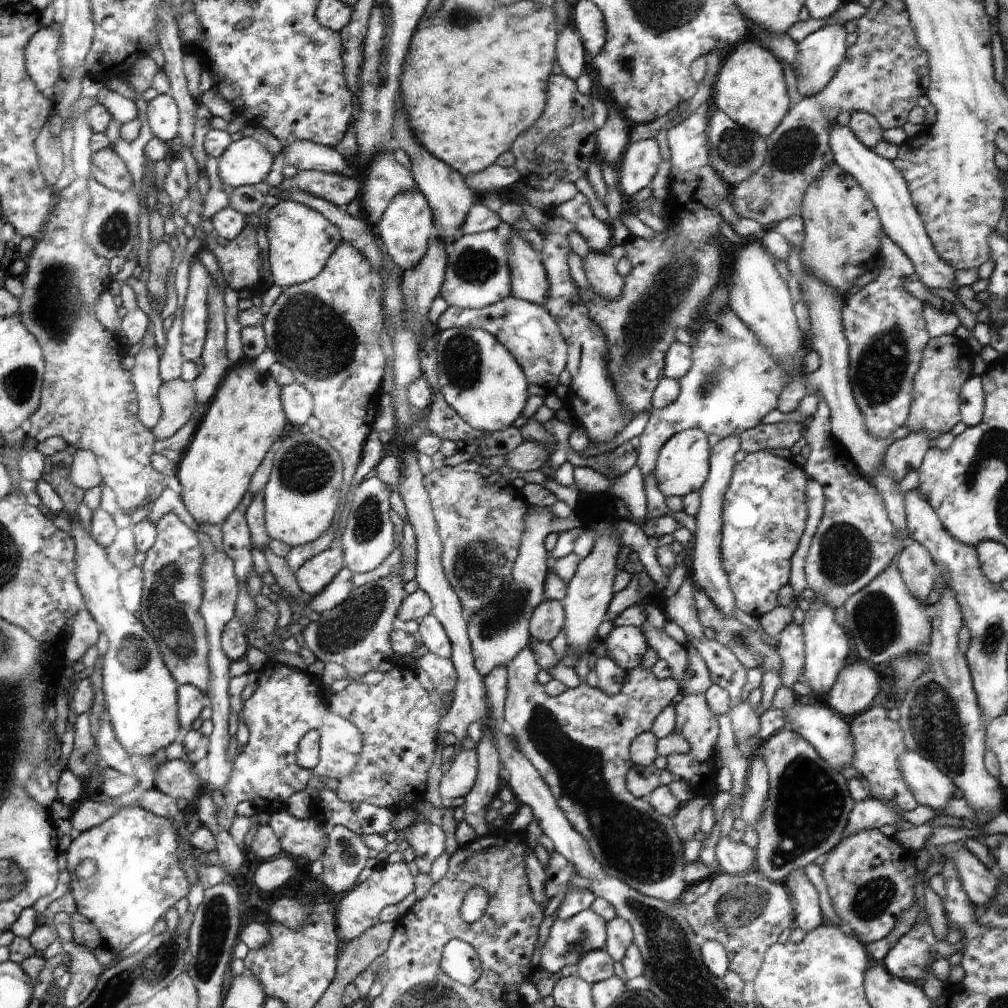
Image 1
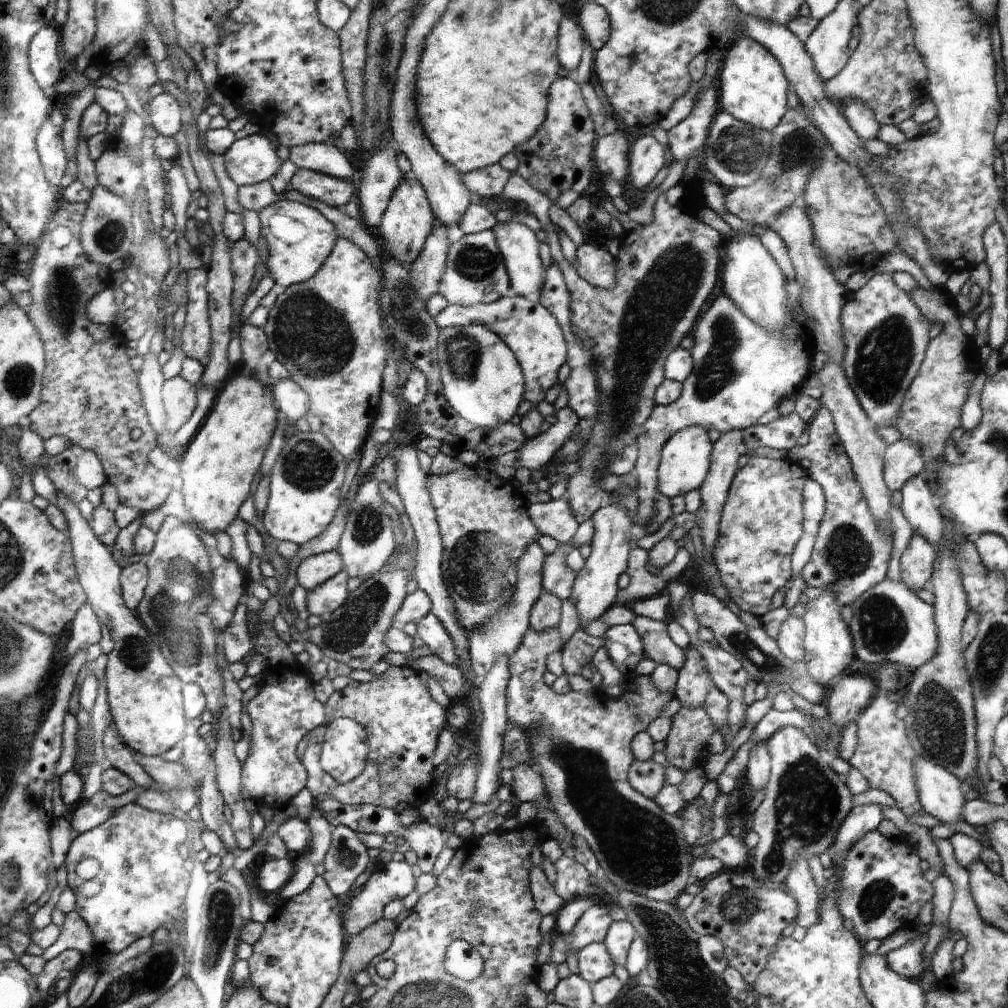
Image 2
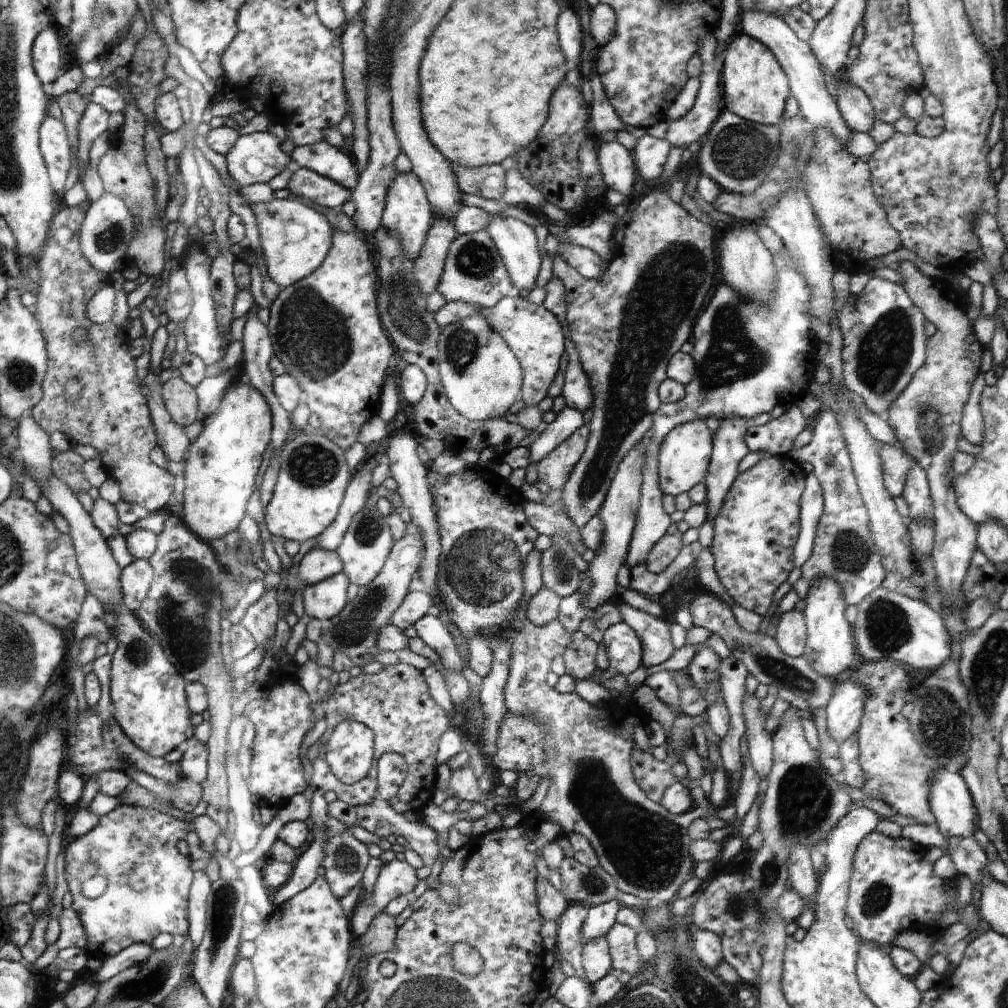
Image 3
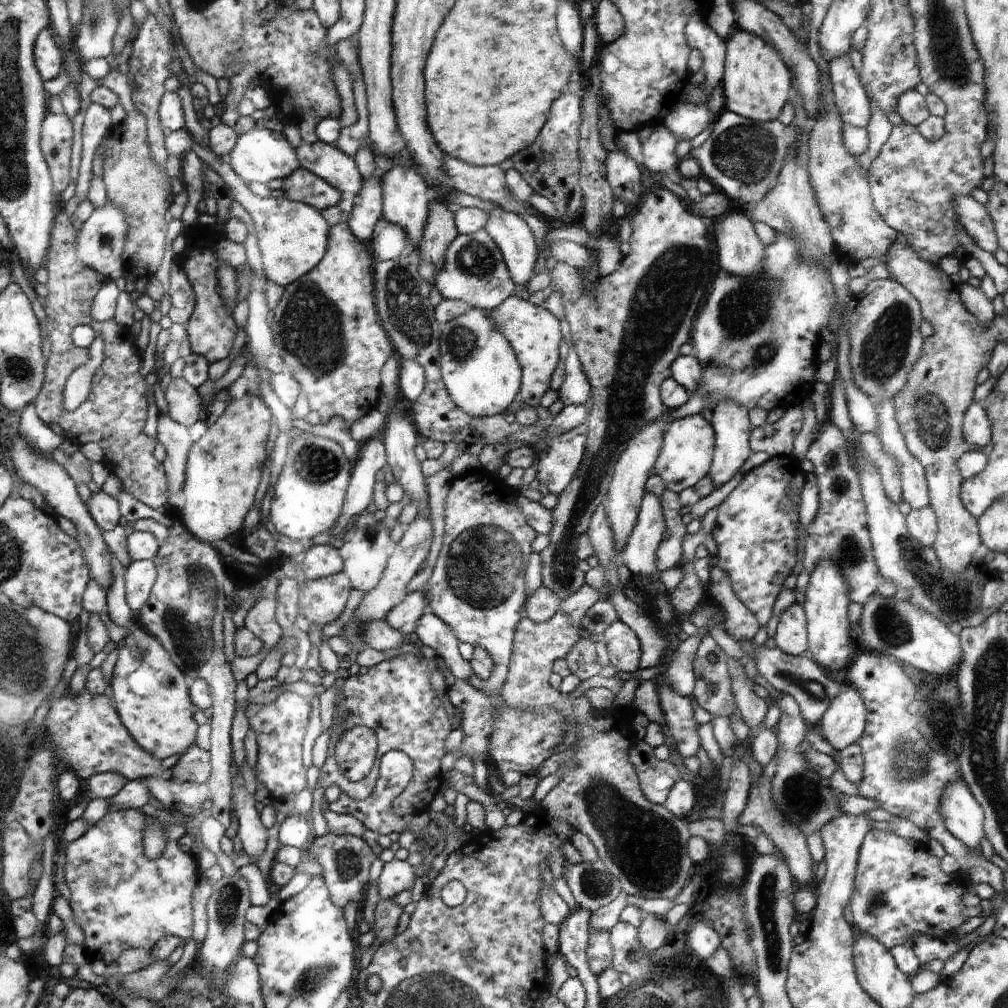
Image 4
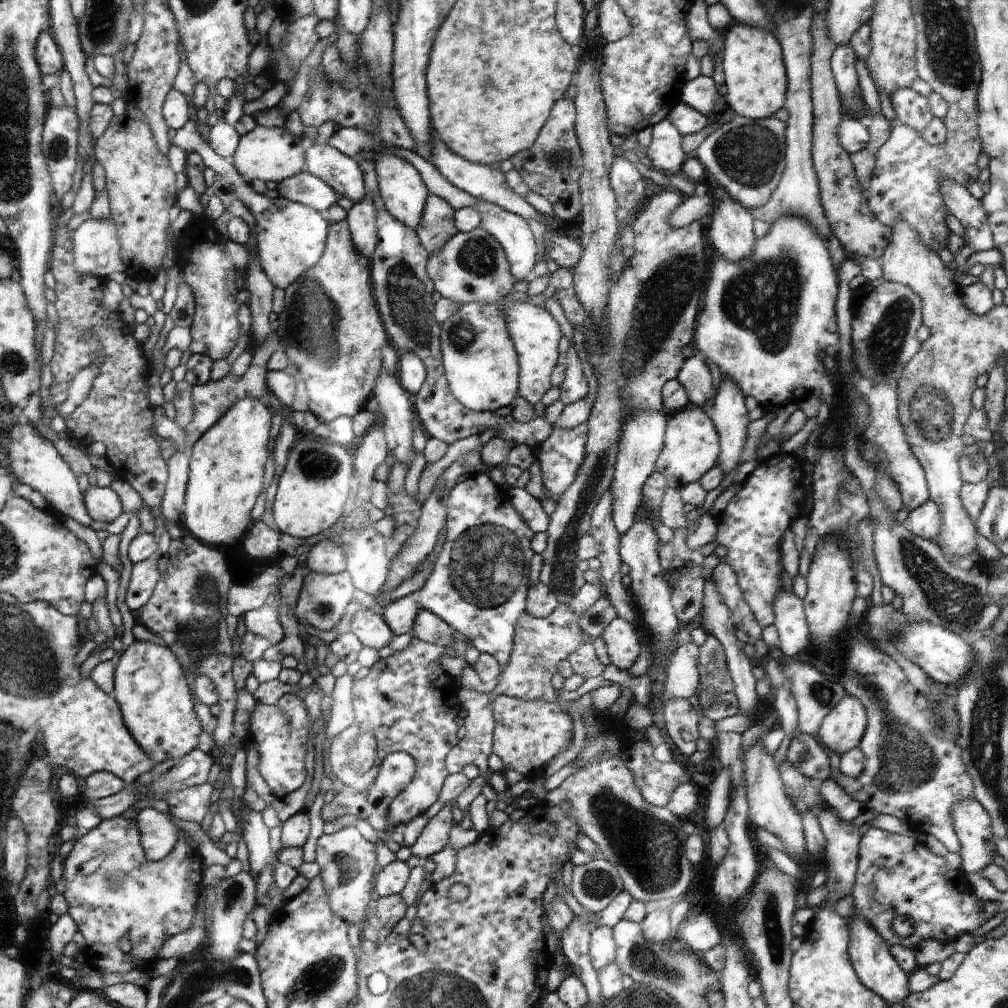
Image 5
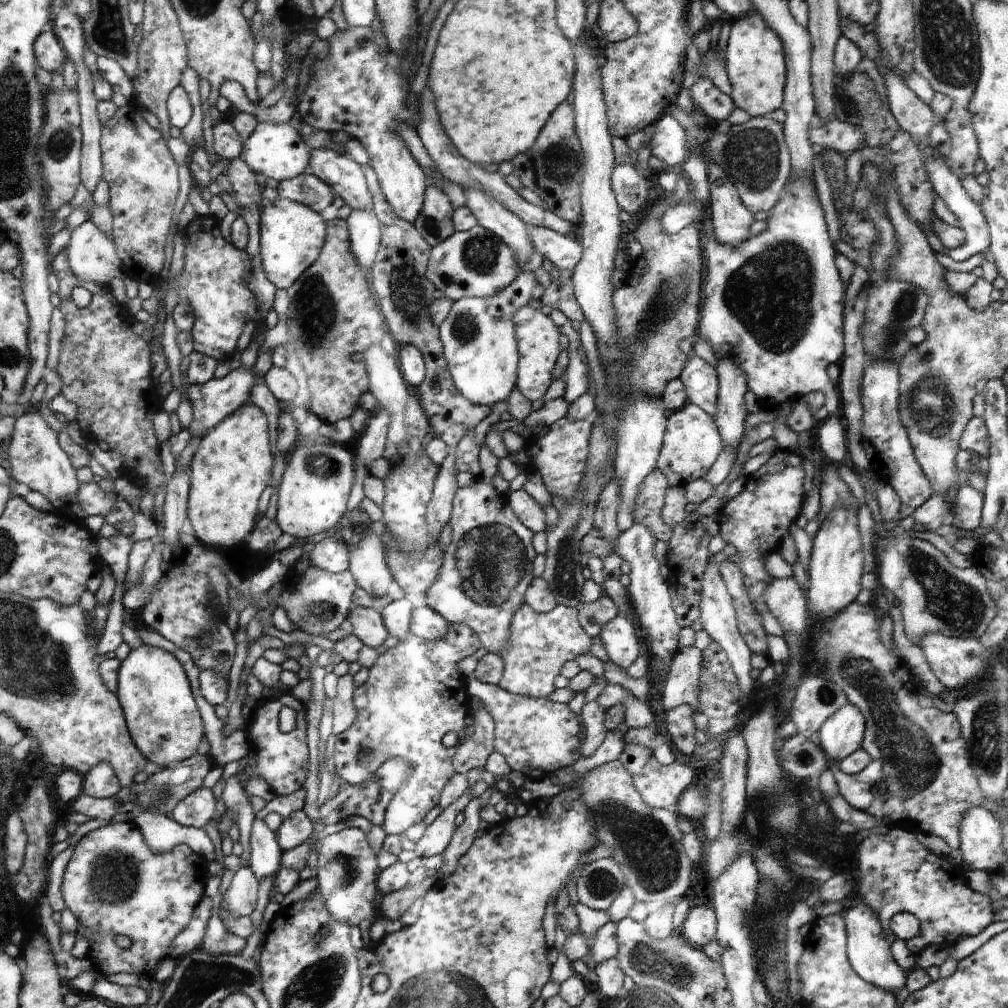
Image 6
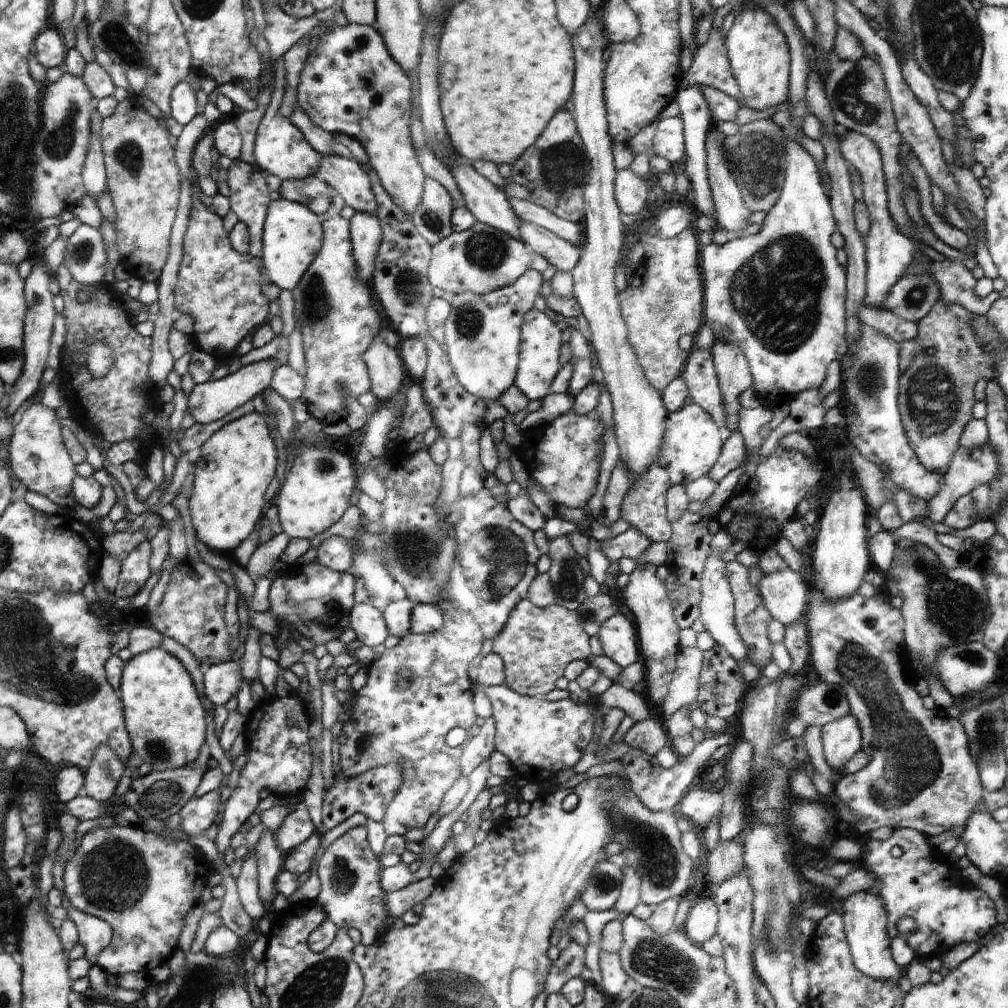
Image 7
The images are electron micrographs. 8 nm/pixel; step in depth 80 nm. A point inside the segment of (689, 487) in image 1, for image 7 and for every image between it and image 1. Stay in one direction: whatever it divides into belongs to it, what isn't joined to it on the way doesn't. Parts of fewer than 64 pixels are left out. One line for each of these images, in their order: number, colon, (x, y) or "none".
2: (685, 458)
3: (684, 456)
4: (686, 454)
5: (691, 449)
6: (692, 444)
7: (693, 443)

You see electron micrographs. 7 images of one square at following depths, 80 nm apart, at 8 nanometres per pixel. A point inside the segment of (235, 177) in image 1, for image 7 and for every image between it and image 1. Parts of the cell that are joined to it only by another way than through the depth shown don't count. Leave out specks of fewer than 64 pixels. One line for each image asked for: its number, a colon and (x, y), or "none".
2: (252, 159)
3: (257, 157)
4: (261, 154)
5: (266, 153)
6: (276, 151)
7: (280, 150)

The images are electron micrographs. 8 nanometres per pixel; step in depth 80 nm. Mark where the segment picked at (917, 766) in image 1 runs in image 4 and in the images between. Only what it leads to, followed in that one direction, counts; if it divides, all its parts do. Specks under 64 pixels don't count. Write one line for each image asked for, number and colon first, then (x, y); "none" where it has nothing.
2: (941, 795)
3: (951, 801)
4: (964, 817)

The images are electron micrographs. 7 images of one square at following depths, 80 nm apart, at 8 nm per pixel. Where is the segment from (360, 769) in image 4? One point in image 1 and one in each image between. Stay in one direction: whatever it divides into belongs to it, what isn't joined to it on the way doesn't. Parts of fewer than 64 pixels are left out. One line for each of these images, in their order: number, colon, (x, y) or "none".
1: (286, 704)
2: (345, 750)
3: (351, 749)

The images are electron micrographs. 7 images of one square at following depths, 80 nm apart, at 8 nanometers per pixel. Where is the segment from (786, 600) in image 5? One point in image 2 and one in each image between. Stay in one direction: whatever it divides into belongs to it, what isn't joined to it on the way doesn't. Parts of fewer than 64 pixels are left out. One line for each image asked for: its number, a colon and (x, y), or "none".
2: (791, 640)
3: (791, 633)
4: (791, 637)

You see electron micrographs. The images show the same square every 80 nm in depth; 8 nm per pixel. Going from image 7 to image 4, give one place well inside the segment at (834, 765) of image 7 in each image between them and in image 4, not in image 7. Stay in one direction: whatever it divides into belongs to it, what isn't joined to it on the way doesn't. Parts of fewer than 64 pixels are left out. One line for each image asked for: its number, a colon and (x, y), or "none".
4: (844, 722)
5: (842, 729)
6: (842, 734)

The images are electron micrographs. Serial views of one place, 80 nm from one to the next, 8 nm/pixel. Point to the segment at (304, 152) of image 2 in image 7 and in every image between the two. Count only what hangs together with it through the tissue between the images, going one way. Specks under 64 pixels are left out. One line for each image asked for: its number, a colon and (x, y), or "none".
3: (325, 159)
4: (324, 160)
5: (340, 172)
6: (339, 171)
7: (348, 177)

